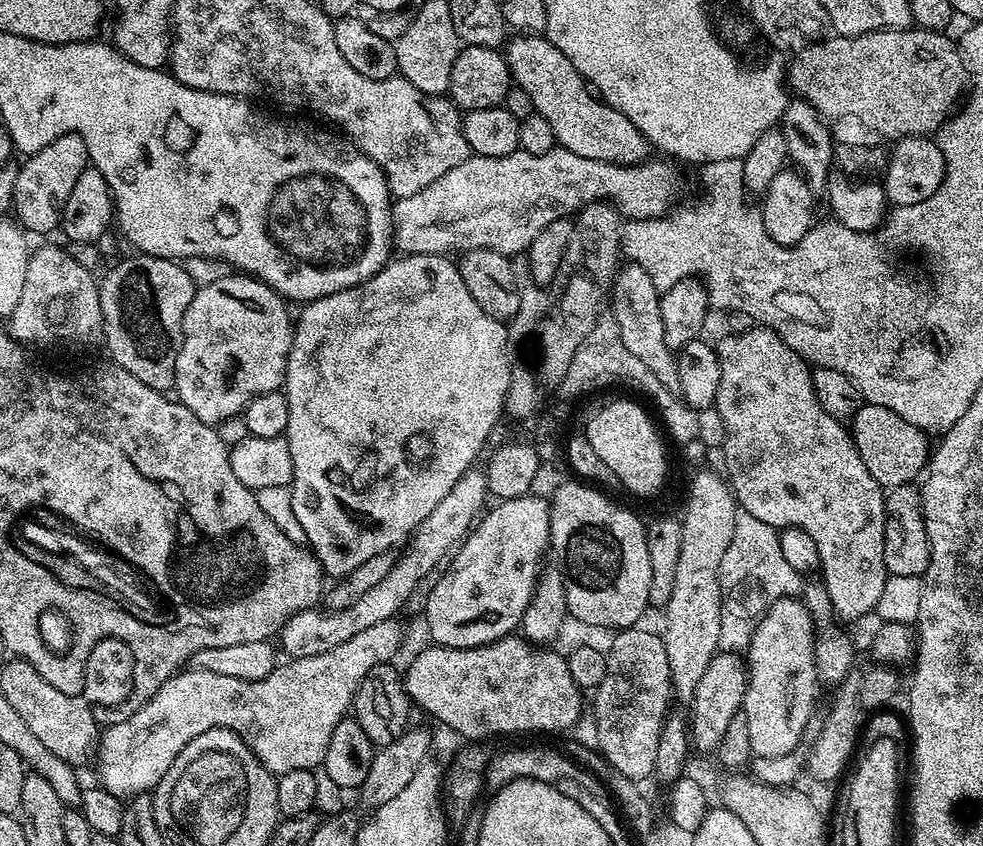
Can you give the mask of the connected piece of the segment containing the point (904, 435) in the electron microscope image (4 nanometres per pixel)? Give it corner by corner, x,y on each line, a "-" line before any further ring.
865,403
852,418
850,431
862,462
866,462
866,470
870,470
870,474
881,486
912,484
916,479
919,481
922,473
929,467
929,433
899,414
891,412
886,406

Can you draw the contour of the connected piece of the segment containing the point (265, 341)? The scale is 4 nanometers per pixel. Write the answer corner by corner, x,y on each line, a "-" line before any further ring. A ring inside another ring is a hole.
232,274
197,287
184,315
184,334
176,355
175,395
203,424
217,426
243,413
256,396
275,392
284,383
288,352
292,349
293,321
288,321
289,305
262,281
247,274

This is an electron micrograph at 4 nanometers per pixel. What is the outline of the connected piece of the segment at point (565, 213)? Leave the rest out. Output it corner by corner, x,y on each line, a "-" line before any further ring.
559,146
550,149
544,154
530,154
529,152
521,152
519,150
506,154
502,158
490,158
489,156
469,155
466,162
462,162
458,166
454,166
454,170
450,170
446,174
442,174
442,178
438,178
434,182
430,182
430,186
426,186
422,190
418,190
418,194
410,194
409,196
399,197
395,201
392,210
392,222
394,225
394,244
401,253
415,254
418,252
435,252
448,250
444,248
460,248
459,250
471,250
474,248
485,248
486,250
494,250
509,258
515,257
515,252
523,253
529,246
530,242
543,228
548,228
550,222
555,220
563,220
571,217
573,214
585,208
588,204
597,202
607,202
616,207
621,217
628,220
654,220
657,216
668,215
670,209
677,203
676,195
680,192
680,176
676,173
676,168
671,159
660,158
664,160
655,160
649,158
641,160
639,164
616,164
613,160
599,160
598,158
584,158
582,154
576,154
566,148

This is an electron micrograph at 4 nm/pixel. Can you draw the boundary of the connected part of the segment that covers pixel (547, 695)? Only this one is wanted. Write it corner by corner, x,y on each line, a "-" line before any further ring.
509,634
505,636
503,640
495,640
495,642
493,642
492,644
484,644
481,646
481,648
442,648
439,646
428,646
428,649
426,649
425,652
420,652
417,654
416,657
413,658
412,665
409,666
408,673
406,673
404,676
404,684
402,680
402,688
403,691
407,693
409,701
411,701
411,703
415,705
415,707
417,704
417,706
420,707
422,711
429,712
429,714
432,715
433,718
436,720
445,720
445,722
448,723
450,727
457,728
457,730
460,731
461,734
464,736
469,736
466,738
472,742
483,741
483,736
496,736
499,734
499,732
560,732
563,730
563,728
569,728
569,730
575,729
577,727
577,724
580,723
582,719
582,713
580,713
580,711
582,711
584,708
584,700
582,697
580,697
580,688
578,685
576,685
576,680
574,677
572,677
572,672
570,669
568,669
567,662
564,661
558,653
546,651
550,650
545,650
543,647
540,646
533,646
531,643
528,642
528,640
521,638
519,635
516,634

